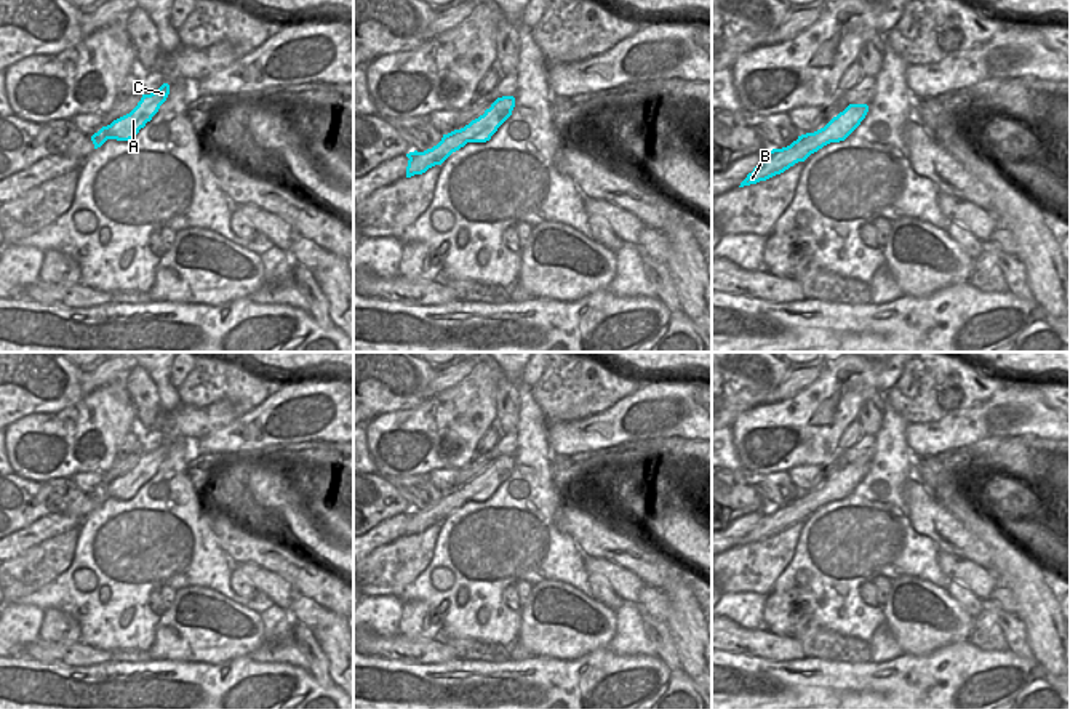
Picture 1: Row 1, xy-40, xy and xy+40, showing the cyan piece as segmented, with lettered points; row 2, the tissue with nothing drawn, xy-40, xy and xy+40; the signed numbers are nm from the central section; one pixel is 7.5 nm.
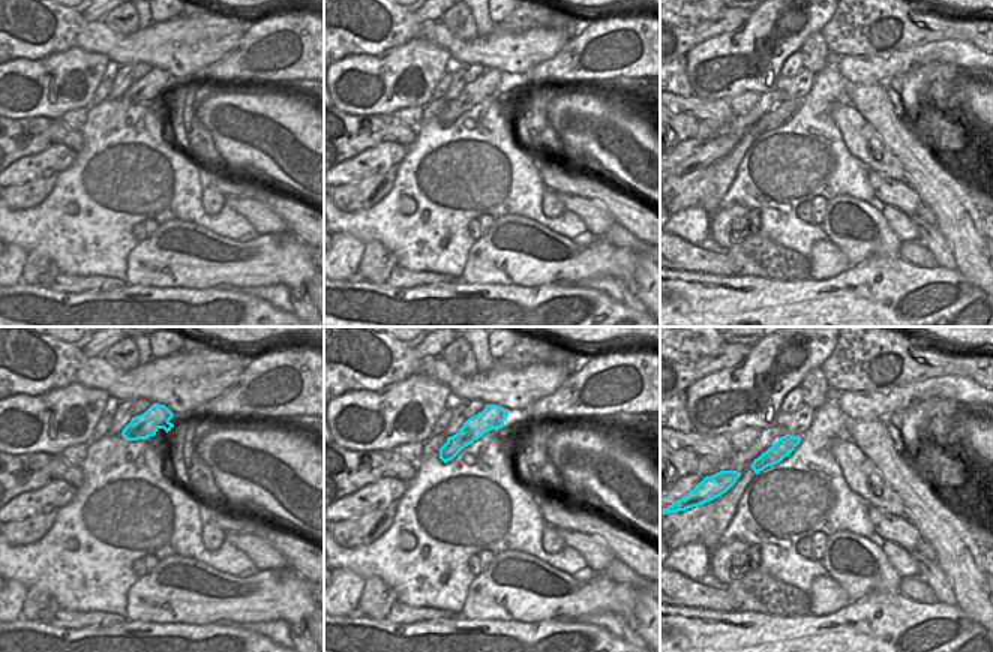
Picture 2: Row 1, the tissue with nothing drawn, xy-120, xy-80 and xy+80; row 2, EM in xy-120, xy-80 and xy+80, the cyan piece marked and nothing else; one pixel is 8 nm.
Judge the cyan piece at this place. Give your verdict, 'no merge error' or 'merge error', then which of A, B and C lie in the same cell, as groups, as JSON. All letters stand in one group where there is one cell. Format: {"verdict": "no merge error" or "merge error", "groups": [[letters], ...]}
{"verdict": "no merge error", "groups": [["A", "B", "C"]]}

